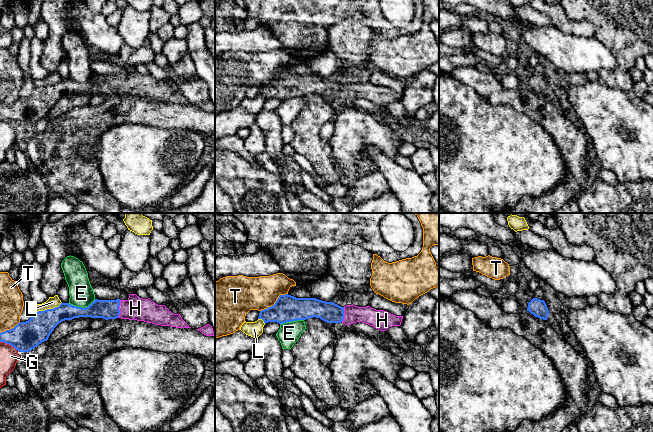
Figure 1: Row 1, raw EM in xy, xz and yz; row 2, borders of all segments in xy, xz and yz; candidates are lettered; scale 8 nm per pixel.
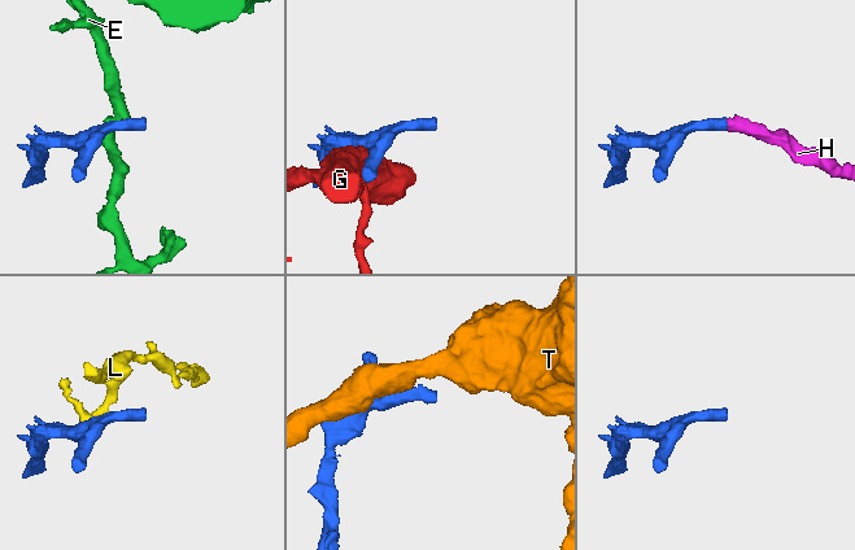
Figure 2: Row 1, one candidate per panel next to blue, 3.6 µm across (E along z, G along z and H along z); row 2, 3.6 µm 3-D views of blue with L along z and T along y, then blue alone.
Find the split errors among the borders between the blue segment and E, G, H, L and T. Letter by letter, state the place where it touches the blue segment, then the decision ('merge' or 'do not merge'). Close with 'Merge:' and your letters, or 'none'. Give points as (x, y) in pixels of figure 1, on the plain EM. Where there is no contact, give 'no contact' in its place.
E: contact xy (81, 83); do not merge
G: contact xy (8, 119); do not merge
H: contact xy (118, 85); merge
L: contact xy (48, 85); do not merge
T: contact xz (275, 79); do not merge
Merge: H

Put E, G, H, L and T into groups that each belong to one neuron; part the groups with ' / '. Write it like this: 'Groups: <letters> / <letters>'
Groups: E / G / H / L / T

